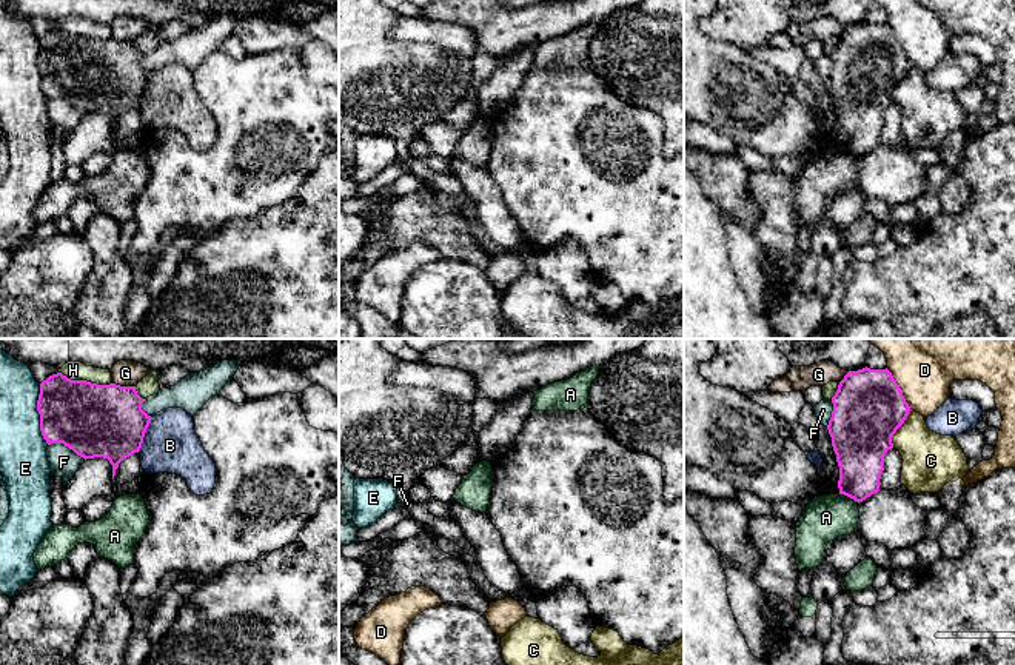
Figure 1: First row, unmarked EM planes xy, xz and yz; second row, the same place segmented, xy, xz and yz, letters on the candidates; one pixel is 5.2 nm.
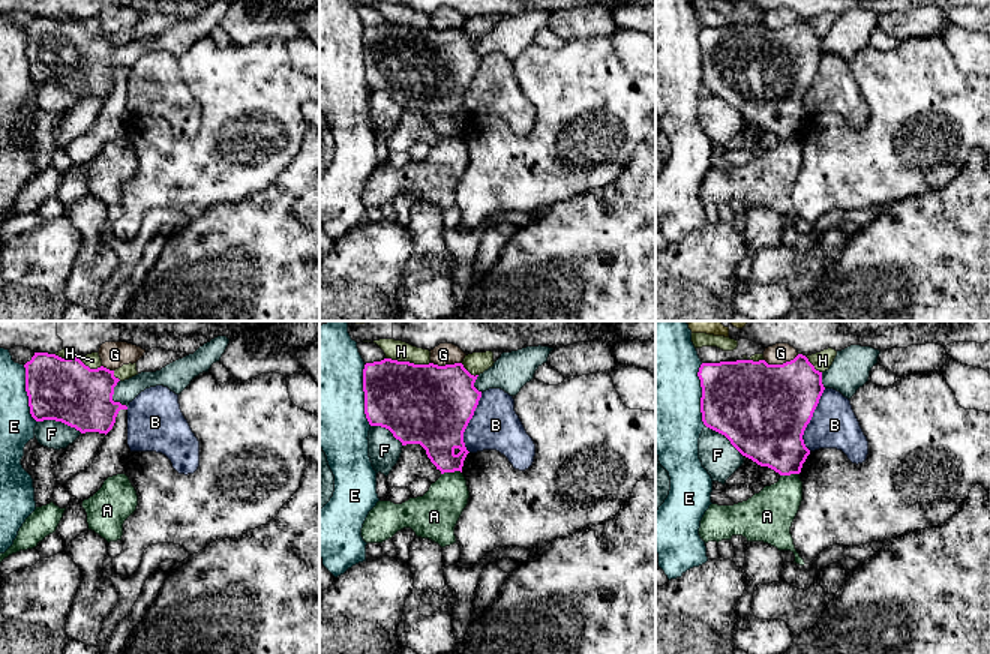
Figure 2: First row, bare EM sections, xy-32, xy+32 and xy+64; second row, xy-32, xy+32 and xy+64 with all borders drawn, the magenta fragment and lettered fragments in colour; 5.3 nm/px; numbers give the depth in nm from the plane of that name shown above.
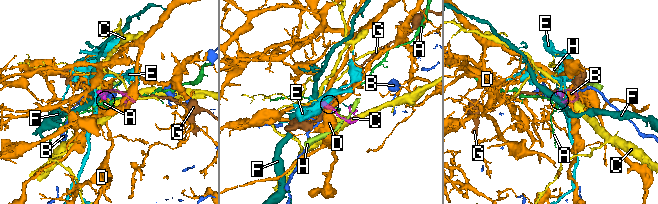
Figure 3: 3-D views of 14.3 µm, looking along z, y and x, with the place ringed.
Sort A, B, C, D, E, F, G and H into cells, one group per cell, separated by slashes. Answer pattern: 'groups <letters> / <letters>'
groups A / B / C / D / E / F / G / H

